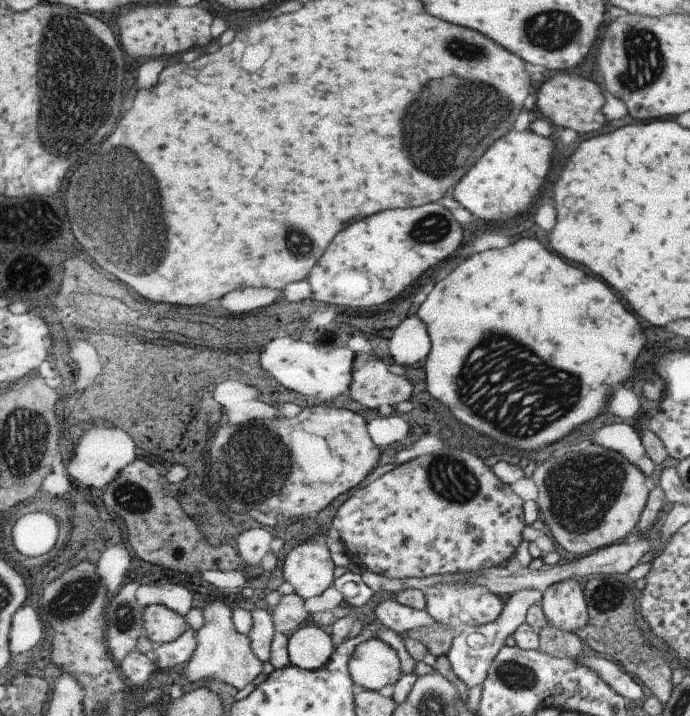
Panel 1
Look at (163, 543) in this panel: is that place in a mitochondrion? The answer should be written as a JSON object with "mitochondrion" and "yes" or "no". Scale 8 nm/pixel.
{"mitochondrion":"no"}

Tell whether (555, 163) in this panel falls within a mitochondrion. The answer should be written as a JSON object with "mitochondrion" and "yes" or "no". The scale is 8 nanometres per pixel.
{"mitochondrion":"no"}

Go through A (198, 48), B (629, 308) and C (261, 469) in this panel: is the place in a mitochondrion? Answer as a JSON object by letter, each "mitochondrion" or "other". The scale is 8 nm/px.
{"A":"other","B":"other","C":"mitochondrion"}

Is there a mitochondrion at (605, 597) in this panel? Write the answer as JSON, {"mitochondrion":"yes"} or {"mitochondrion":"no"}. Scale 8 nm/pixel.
{"mitochondrion":"yes"}

